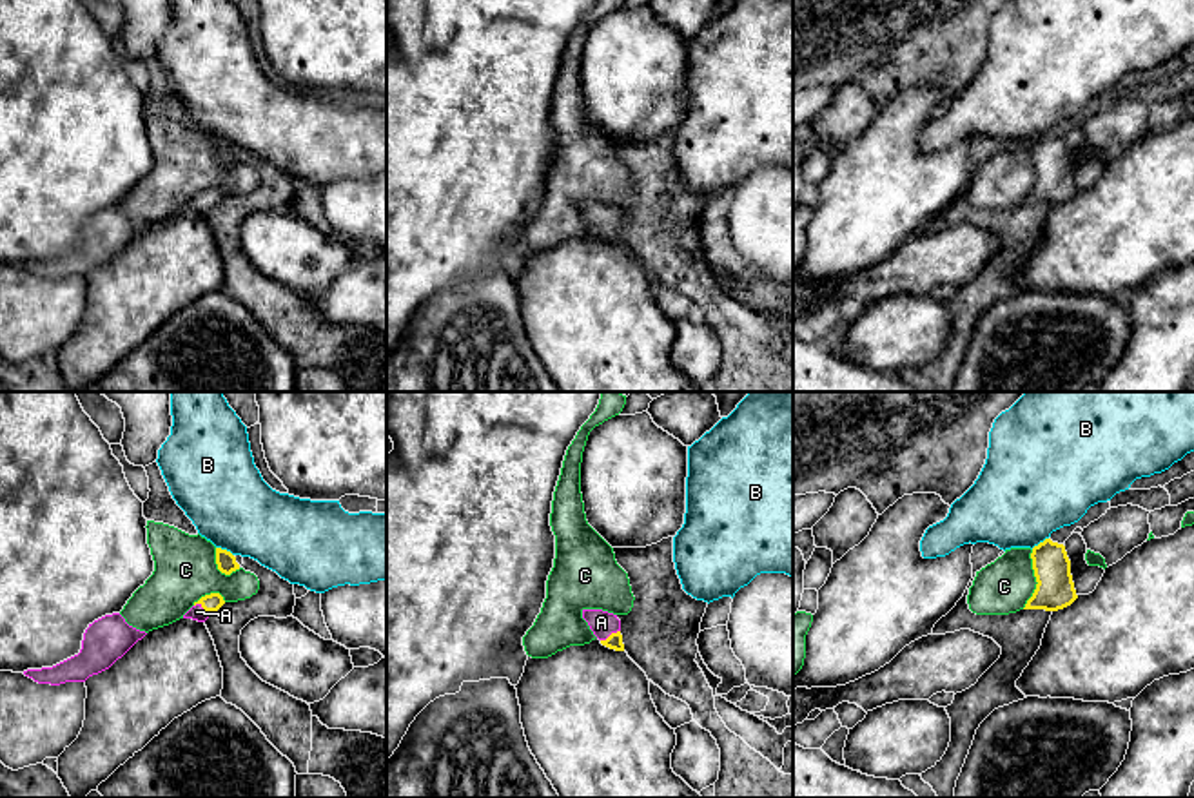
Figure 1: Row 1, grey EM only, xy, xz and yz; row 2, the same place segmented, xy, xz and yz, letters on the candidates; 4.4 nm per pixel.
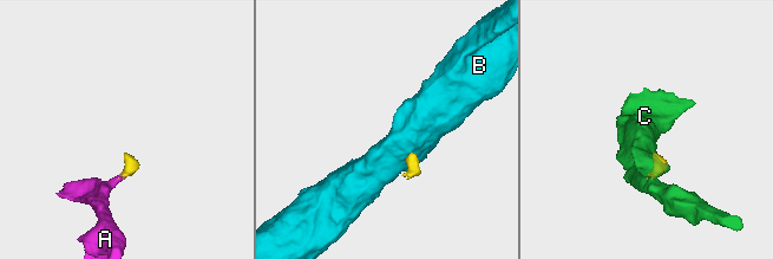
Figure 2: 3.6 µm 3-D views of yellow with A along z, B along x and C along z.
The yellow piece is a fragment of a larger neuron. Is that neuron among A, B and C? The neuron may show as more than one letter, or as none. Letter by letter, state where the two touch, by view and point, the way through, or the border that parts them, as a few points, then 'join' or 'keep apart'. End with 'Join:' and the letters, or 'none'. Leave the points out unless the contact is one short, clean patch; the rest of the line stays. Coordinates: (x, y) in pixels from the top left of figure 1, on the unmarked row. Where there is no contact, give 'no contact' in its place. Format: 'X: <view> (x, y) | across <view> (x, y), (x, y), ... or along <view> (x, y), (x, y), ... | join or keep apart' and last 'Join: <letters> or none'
A: xy (204, 202) | across xy (211, 196), (204, 202), (196, 205) | join
B: xy (225, 144) | along xy (216, 140), (233, 149) | keep apart
C: yz (1037, 173) | along yz (1033, 144), (1031, 156), (1037, 182), (1022, 202) | keep apart
Join: A

